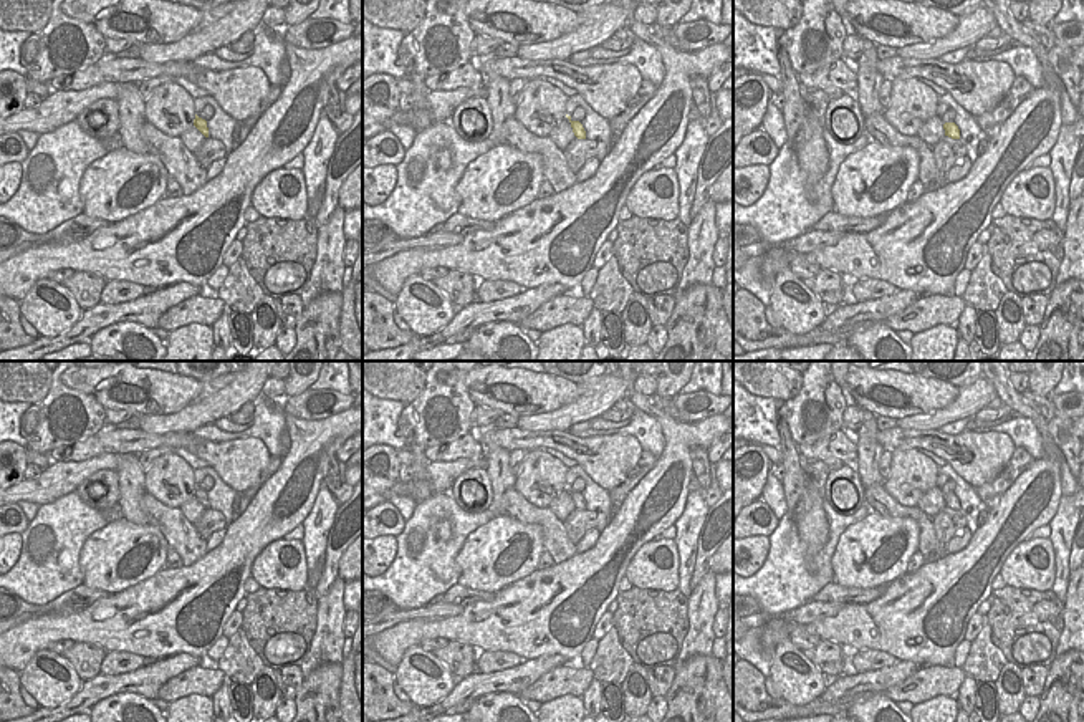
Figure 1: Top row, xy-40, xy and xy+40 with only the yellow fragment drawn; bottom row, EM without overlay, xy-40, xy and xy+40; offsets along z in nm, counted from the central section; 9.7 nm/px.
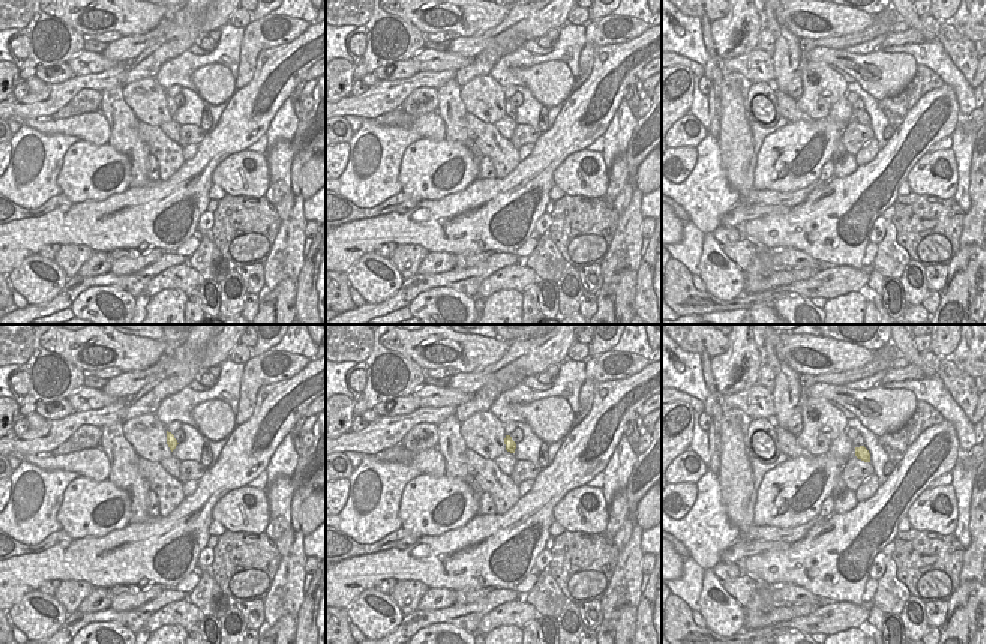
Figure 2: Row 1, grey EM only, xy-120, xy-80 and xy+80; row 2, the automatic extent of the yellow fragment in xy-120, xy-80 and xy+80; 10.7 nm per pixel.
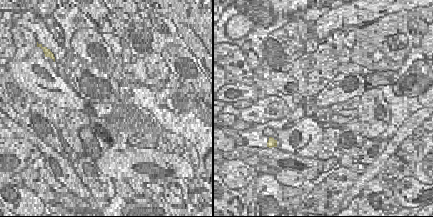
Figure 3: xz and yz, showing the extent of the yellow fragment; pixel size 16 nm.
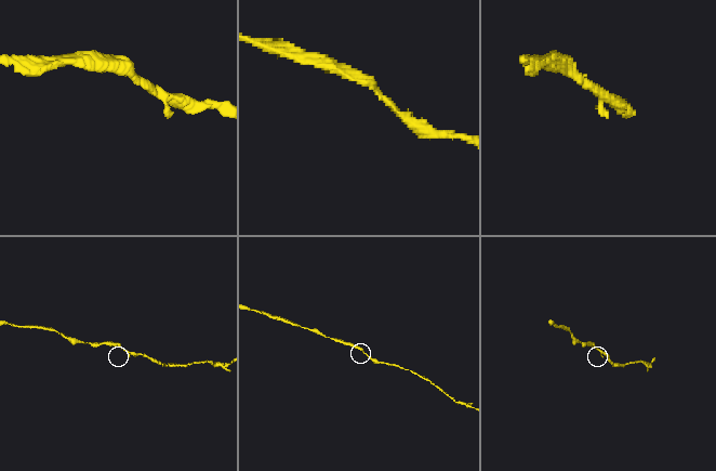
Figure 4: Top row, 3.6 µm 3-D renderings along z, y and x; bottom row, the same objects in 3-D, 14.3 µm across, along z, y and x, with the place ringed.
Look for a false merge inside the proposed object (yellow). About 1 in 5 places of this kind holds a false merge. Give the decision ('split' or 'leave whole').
leave whole

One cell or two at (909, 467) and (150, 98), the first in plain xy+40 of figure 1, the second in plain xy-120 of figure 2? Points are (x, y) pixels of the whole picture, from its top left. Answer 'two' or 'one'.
one

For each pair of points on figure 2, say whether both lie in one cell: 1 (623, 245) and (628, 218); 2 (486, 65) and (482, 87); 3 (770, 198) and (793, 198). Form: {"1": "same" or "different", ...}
{"1": "same", "2": "different", "3": "same"}

